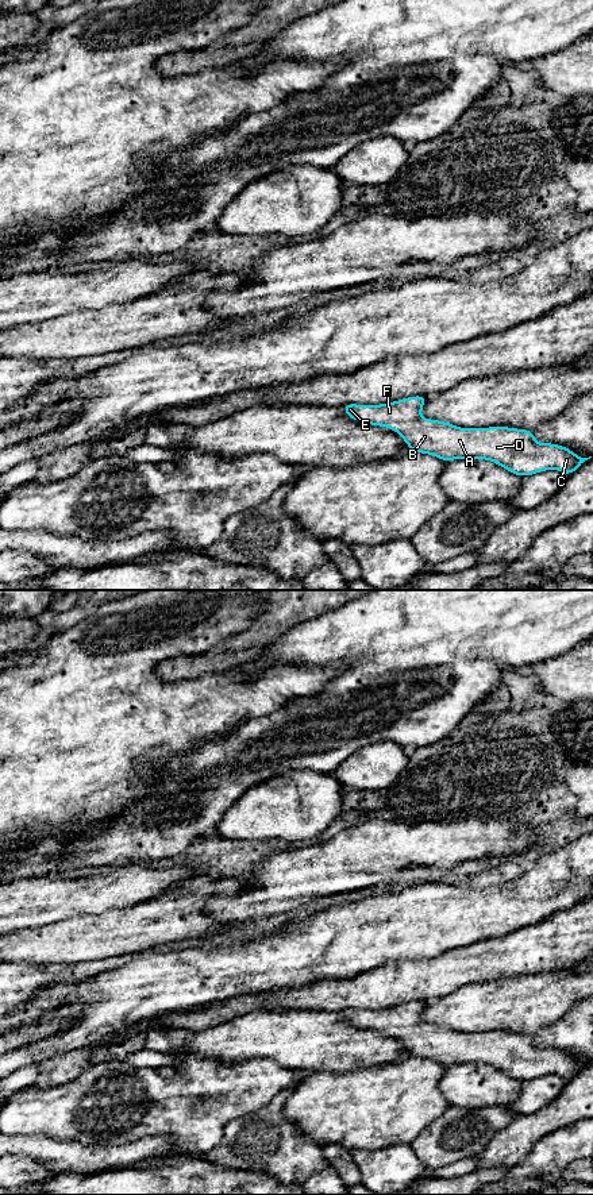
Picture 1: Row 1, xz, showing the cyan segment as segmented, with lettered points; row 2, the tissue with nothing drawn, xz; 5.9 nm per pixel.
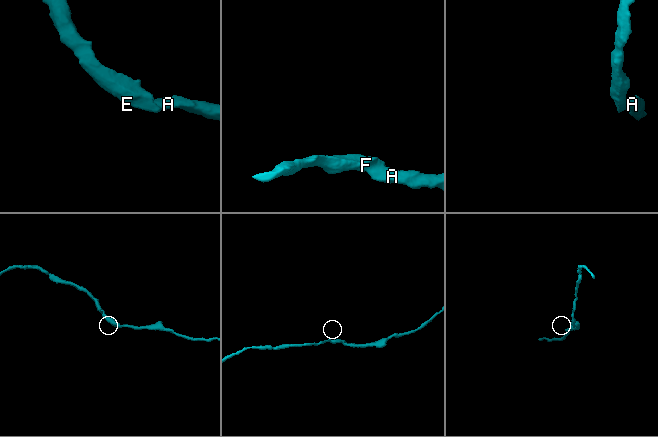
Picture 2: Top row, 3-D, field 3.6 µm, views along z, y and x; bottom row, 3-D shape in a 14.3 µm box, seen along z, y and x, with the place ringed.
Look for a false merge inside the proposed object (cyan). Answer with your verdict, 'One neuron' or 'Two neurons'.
One neuron

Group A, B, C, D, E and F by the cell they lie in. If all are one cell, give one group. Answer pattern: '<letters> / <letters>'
A B C D E F

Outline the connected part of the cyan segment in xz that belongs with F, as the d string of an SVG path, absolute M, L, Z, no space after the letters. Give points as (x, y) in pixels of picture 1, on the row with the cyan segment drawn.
M413 396L380 405L343 405L353 420L392 428L400 433L409 451L434 455L442 460L485 459L515 475L535 475L558 470L574 473L589 458L552 443L538 443L534 431L488 427L459 428L454 424L423 419L421 408L428 397Z

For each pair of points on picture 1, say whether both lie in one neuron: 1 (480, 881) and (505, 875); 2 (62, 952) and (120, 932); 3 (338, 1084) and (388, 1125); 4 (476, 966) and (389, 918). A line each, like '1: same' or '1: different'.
1: same
2: same
3: same
4: different

